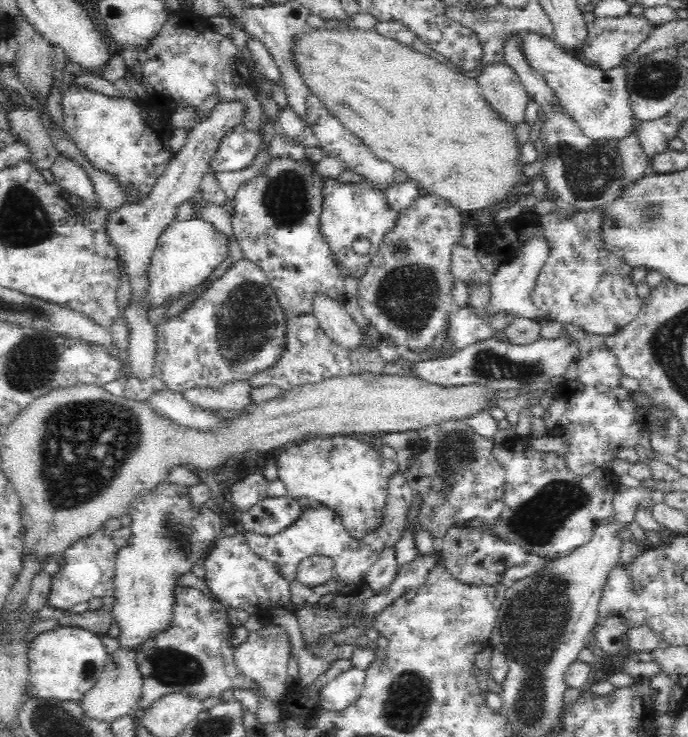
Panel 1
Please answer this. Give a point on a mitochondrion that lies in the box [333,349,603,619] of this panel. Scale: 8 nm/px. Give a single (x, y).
(536, 520)

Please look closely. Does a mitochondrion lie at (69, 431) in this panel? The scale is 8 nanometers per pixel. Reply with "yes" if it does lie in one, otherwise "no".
yes

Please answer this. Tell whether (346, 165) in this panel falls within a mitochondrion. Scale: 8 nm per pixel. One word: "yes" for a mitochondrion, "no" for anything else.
no

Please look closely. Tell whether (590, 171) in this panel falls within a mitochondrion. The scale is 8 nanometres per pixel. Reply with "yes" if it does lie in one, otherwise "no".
yes

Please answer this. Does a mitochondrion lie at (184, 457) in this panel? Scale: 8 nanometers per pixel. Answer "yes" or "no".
no

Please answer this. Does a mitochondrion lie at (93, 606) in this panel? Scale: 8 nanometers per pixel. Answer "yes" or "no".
no

